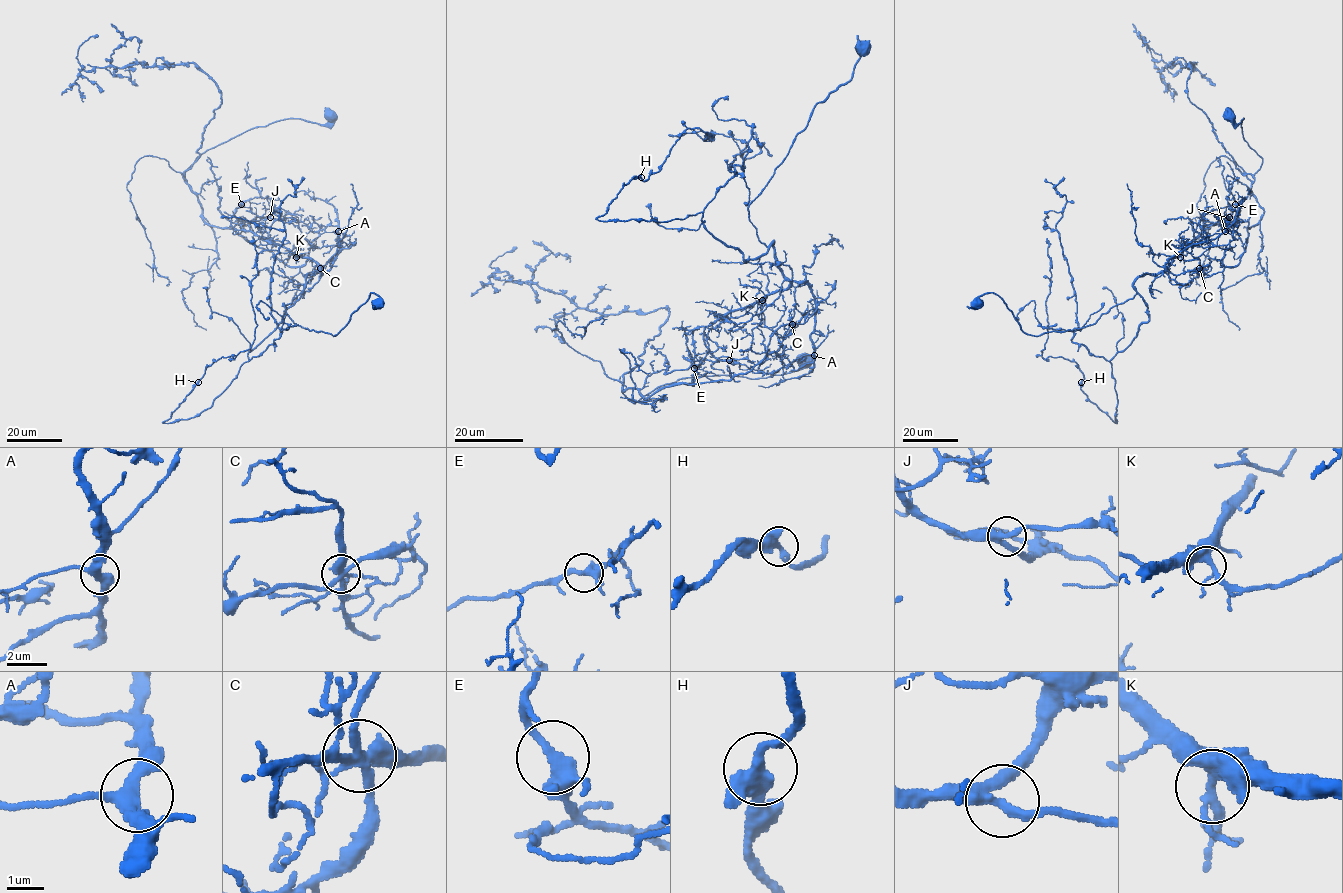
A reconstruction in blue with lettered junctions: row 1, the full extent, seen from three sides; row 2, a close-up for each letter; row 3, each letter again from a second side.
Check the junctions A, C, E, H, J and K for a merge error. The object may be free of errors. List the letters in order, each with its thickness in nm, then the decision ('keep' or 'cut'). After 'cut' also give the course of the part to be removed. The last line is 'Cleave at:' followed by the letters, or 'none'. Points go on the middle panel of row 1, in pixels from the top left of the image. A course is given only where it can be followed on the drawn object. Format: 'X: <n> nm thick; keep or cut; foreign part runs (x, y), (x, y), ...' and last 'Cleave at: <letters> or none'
A: 320 nm thick; keep
C: 320 nm thick; cut; foreign part runs (792, 324), (751, 370), (646, 403), (623, 375), (668, 309), (601, 314), (489, 266), (517, 247)
E: 340 nm thick; keep
H: 360 nm thick; keep
J: 280 nm thick; keep
K: 360 nm thick; keep
Cleave at: C

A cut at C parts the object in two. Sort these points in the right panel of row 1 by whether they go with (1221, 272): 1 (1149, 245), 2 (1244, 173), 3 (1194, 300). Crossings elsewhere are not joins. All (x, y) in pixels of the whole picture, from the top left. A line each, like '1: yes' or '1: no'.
1: no
2: yes
3: no

